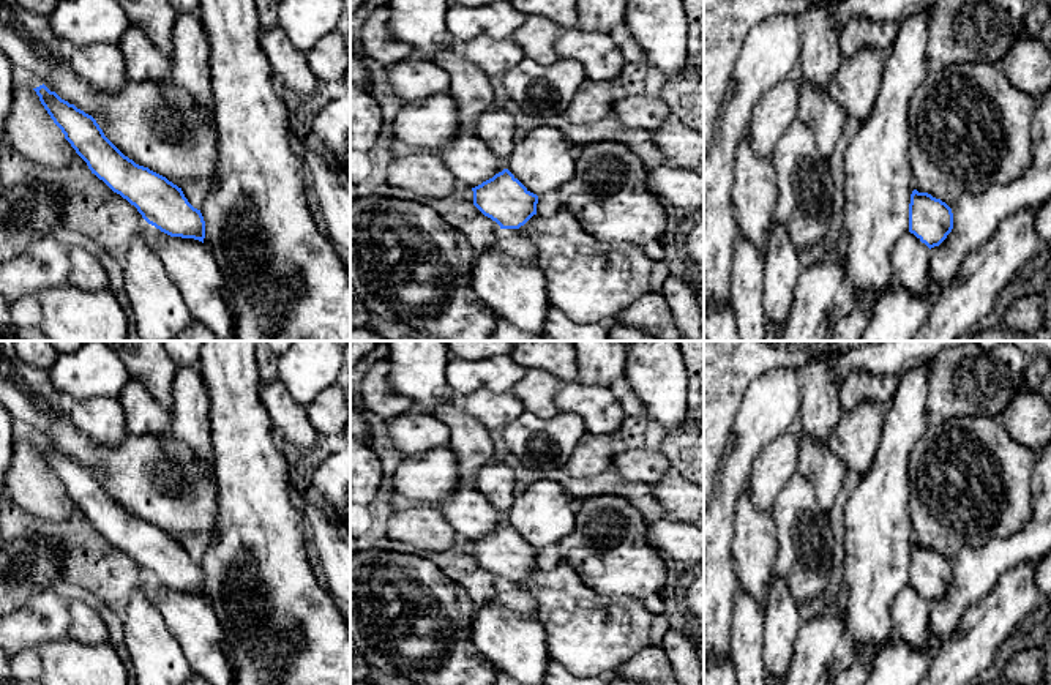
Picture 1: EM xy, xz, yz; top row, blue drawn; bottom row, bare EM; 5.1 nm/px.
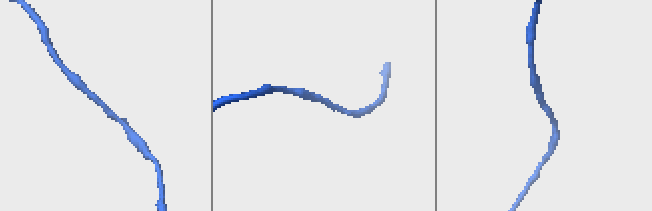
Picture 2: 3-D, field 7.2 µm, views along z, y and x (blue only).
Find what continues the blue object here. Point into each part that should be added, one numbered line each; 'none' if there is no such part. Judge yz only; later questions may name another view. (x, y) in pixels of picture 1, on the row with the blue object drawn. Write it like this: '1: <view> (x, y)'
1: yz (969, 128)

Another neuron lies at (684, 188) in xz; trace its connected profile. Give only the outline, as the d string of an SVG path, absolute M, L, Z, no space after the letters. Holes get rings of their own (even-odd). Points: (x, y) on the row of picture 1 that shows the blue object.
M677 166L652 167L647 188L663 202L686 211L704 211L704 174Z

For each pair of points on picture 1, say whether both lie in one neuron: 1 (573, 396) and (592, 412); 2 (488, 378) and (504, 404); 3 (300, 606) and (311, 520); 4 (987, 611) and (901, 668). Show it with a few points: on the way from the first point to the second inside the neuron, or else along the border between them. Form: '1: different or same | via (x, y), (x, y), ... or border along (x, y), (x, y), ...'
1: same | via (578, 398), (587, 408)
2: different | border along (510, 392), (478, 389), (461, 398)
3: different | border along (299, 509), (303, 518), (305, 540), (310, 548)
4: same | via (969, 633), (941, 663), (928, 663), (923, 668)

